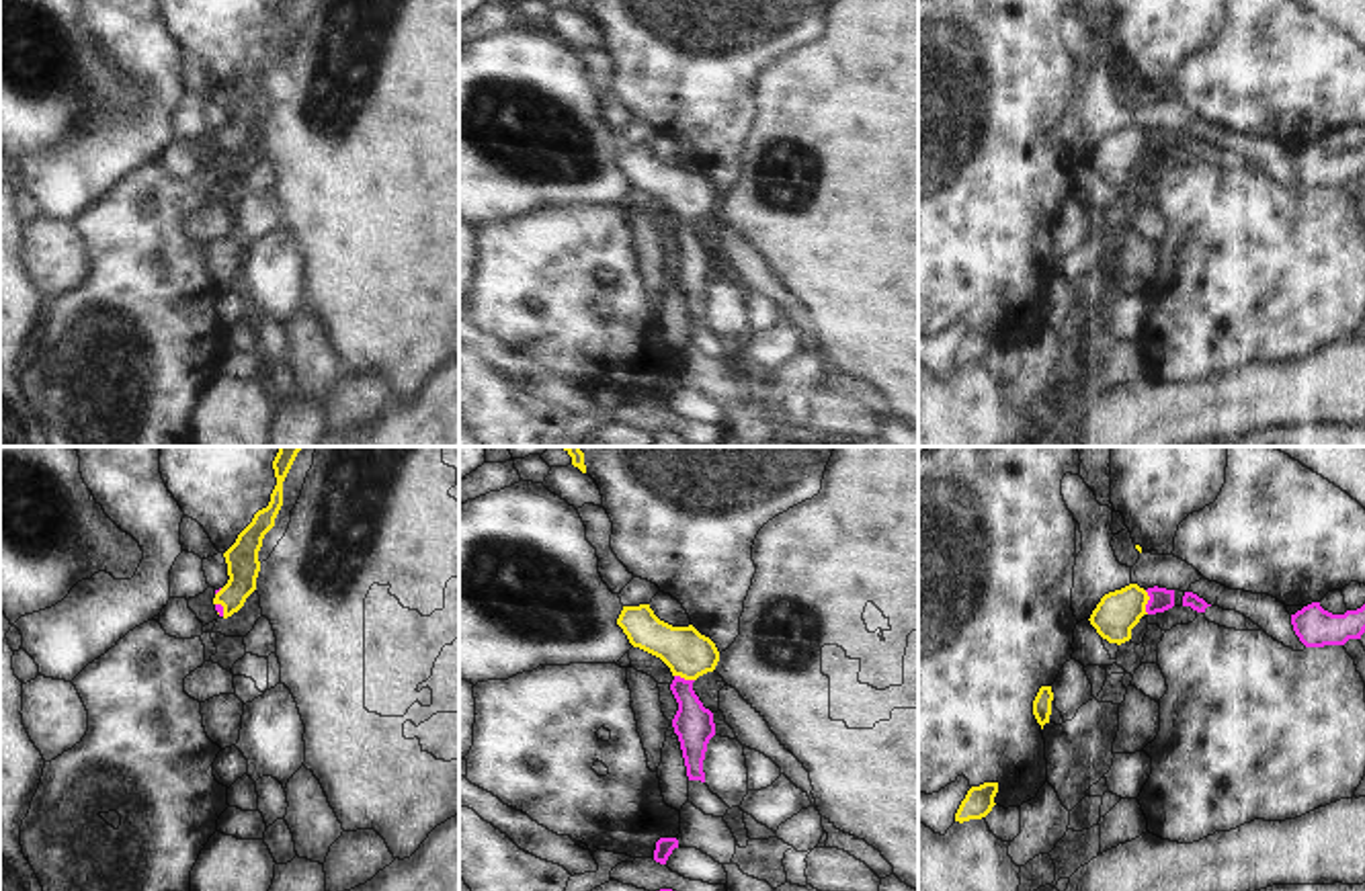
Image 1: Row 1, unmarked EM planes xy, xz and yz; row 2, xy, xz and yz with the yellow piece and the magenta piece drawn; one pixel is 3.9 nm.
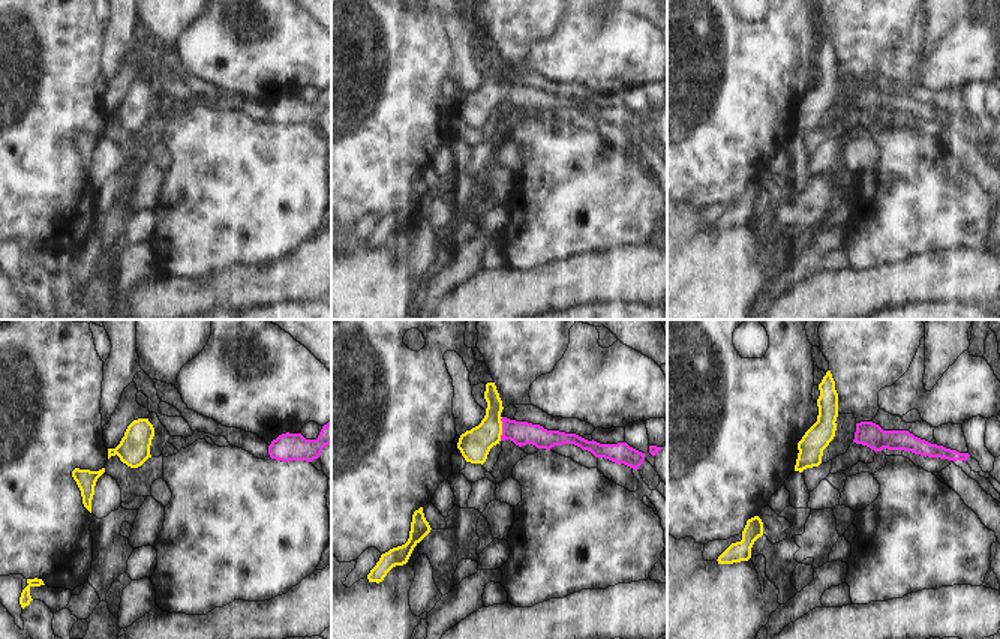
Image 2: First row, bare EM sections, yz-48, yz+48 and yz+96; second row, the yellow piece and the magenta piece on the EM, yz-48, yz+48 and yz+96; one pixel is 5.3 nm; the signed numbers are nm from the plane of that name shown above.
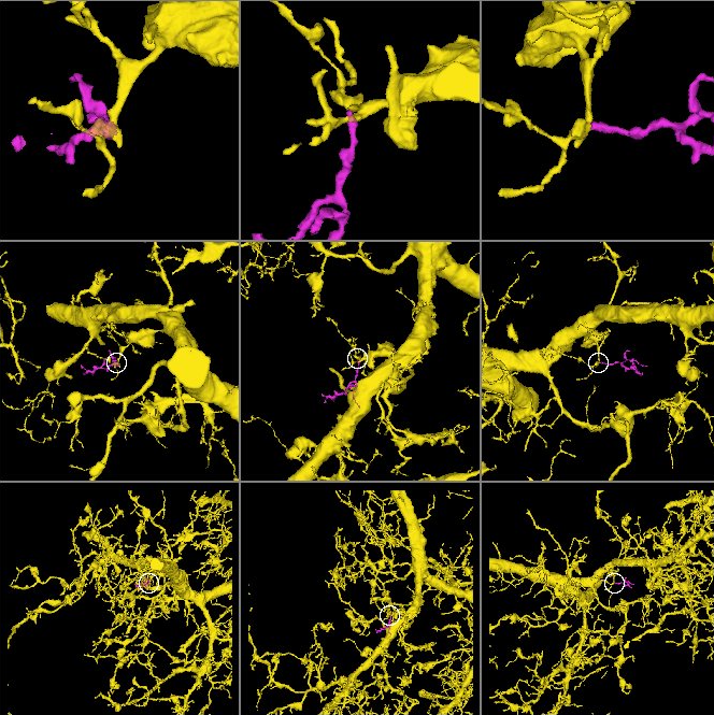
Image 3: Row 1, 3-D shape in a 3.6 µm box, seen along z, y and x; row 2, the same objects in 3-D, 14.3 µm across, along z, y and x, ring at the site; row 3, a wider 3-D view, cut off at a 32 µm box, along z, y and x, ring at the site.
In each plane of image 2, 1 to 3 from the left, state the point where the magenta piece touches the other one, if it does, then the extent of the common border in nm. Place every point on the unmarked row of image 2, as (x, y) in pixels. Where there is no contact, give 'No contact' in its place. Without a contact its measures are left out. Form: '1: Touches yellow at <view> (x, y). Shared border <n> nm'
1: No contact
2: Touches yellow at yz+48 (501, 93). Shared border 130 nm
3: No contact.

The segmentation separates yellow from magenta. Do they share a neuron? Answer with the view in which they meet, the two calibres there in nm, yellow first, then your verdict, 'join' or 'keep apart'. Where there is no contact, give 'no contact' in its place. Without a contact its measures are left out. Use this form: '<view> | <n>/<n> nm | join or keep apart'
yz | 170/90 nm | join

